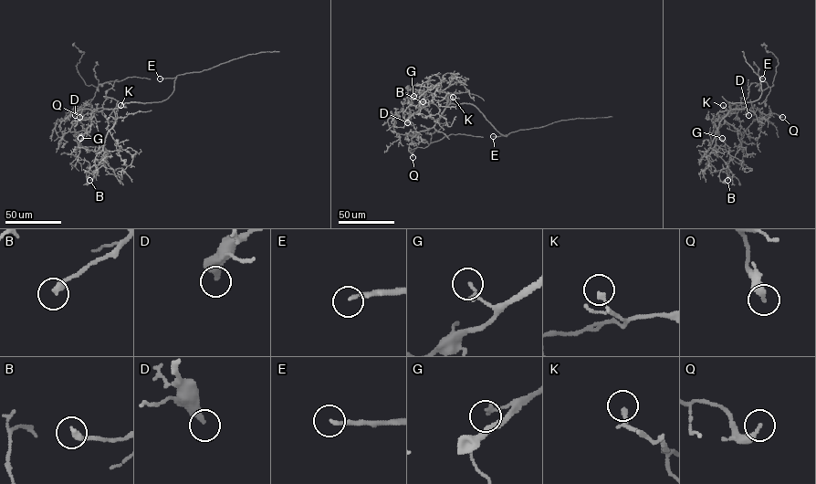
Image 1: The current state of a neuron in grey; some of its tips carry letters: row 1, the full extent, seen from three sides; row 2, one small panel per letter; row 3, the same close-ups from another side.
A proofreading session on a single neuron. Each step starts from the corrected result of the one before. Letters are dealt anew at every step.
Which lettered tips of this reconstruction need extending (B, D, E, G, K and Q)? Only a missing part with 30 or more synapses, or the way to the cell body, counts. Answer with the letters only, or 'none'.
none

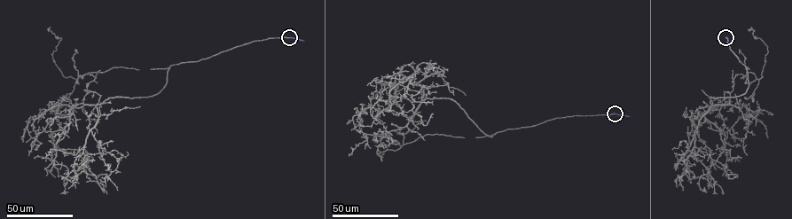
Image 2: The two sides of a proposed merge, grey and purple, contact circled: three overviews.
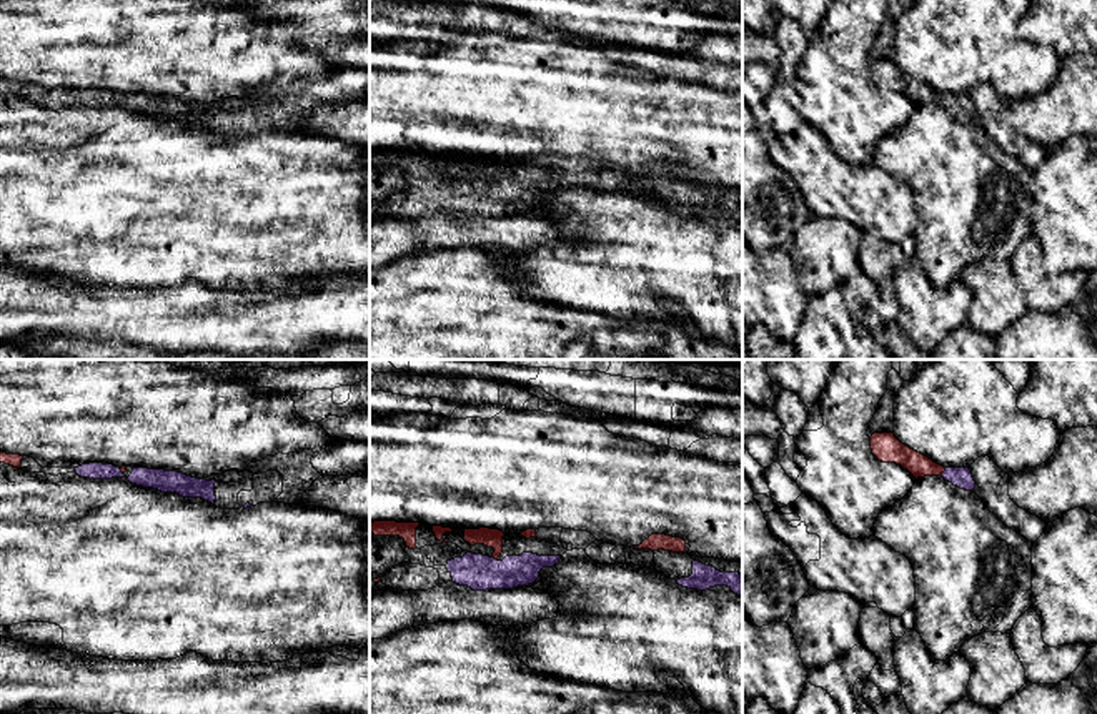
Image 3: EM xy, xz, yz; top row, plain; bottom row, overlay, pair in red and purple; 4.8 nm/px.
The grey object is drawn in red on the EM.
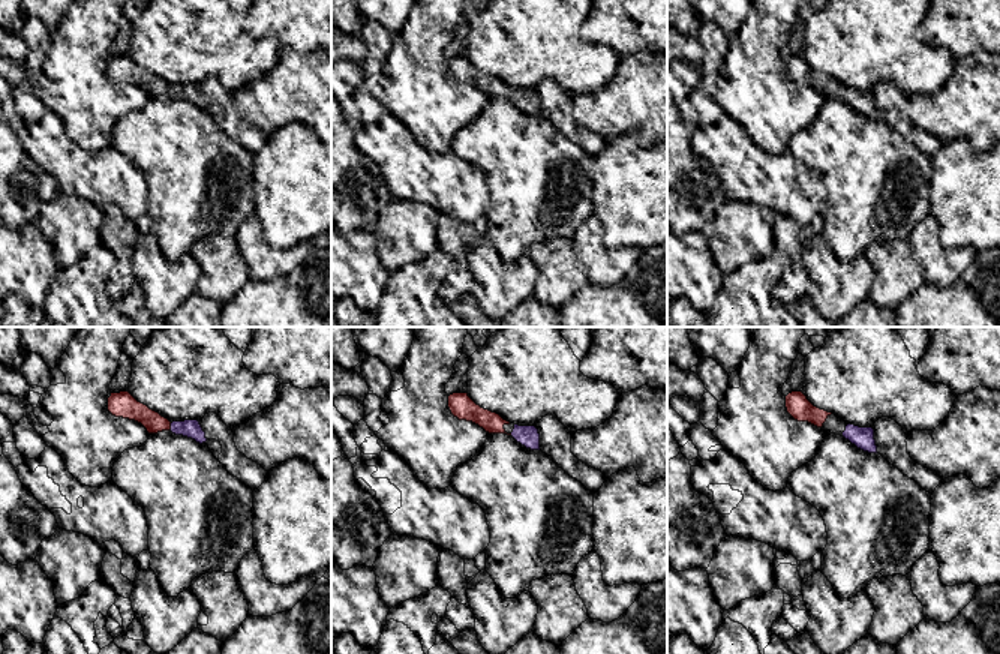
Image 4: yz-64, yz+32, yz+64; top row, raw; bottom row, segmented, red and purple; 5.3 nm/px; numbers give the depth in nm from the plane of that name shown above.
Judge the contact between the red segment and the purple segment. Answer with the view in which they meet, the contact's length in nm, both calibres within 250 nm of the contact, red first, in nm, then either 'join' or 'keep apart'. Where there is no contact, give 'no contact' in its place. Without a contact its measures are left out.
yz | 50 nm | 110/100 nm | join

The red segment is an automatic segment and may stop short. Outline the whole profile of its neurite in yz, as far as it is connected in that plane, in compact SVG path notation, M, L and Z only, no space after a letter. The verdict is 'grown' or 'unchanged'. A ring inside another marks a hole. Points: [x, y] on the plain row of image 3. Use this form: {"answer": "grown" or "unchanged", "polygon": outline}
{"answer": "grown", "polygon": "M874 60L871 63L871 77L879 88L901 92L916 107L924 103L942 103L946 108L960 117L974 118L975 115L975 108L969 95L944 95L902 72L894 60Z"}

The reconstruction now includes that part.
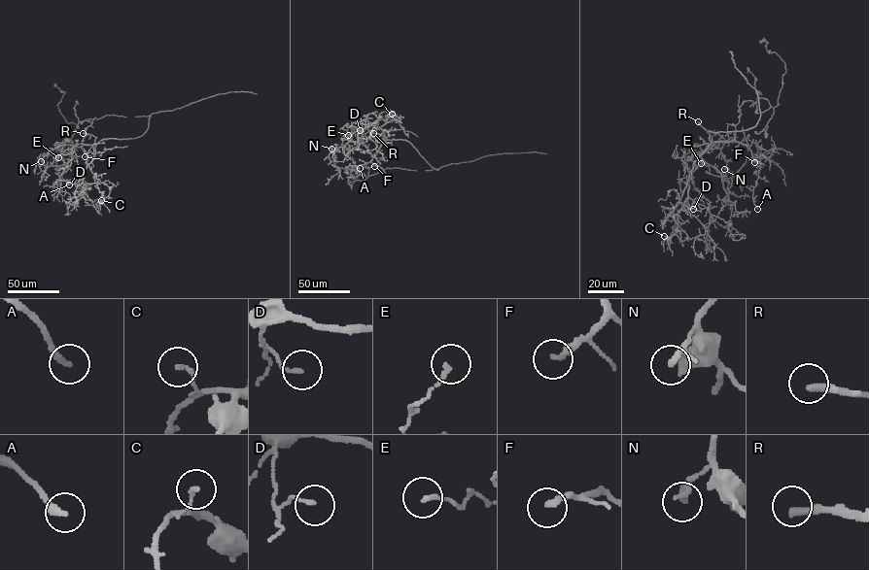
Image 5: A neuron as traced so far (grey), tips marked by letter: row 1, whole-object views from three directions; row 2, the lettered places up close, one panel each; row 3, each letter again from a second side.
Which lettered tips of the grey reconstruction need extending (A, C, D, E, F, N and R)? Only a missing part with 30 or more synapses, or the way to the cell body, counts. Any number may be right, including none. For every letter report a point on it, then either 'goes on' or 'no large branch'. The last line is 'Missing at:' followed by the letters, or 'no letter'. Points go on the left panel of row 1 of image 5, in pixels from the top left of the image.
A: place (69, 184); no large branch
C: place (101, 200); no large branch
D: place (69, 184); no large branch
E: place (58, 157); no large branch
F: place (85, 156); goes on
N: place (41, 161); no large branch
R: place (83, 133); goes on
Missing at: F, R

